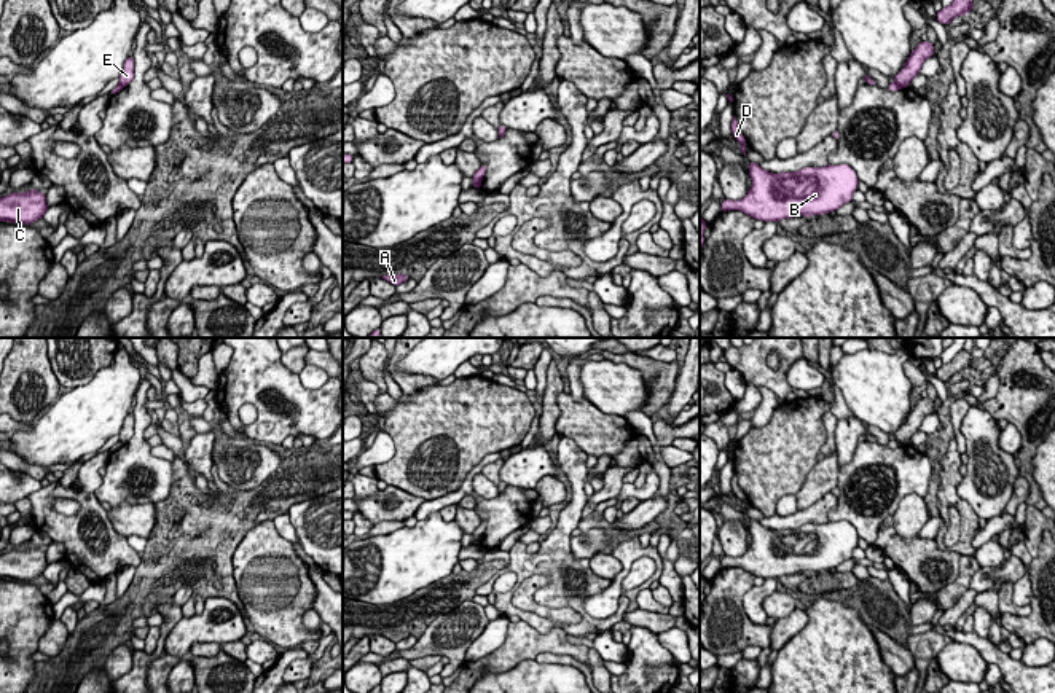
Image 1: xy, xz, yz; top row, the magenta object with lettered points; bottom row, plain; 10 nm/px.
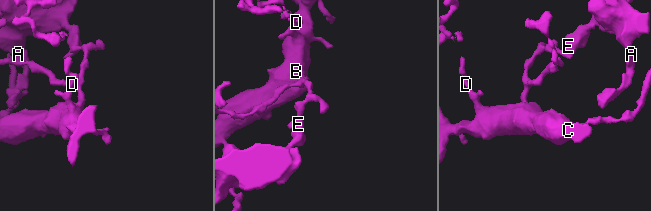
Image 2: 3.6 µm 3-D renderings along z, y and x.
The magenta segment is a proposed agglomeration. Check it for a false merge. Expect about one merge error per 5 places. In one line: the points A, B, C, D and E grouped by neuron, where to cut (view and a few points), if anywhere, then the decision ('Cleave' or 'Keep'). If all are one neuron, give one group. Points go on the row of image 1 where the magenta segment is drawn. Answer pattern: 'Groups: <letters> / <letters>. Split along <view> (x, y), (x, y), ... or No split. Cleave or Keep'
Groups: A E / B C D. Split along xz (480, 179), (477, 187). Cleave

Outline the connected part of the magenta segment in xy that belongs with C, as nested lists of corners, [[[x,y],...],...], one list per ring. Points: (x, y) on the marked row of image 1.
[[[38,190],[0,198],[0,221],[32,225],[48,212],[46,196]]]

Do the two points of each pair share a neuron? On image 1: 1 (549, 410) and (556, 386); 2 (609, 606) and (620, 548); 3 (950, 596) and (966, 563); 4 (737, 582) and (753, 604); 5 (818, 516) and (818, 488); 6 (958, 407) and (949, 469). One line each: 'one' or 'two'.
1: one
2: one
3: one
4: two
5: two
6: two

